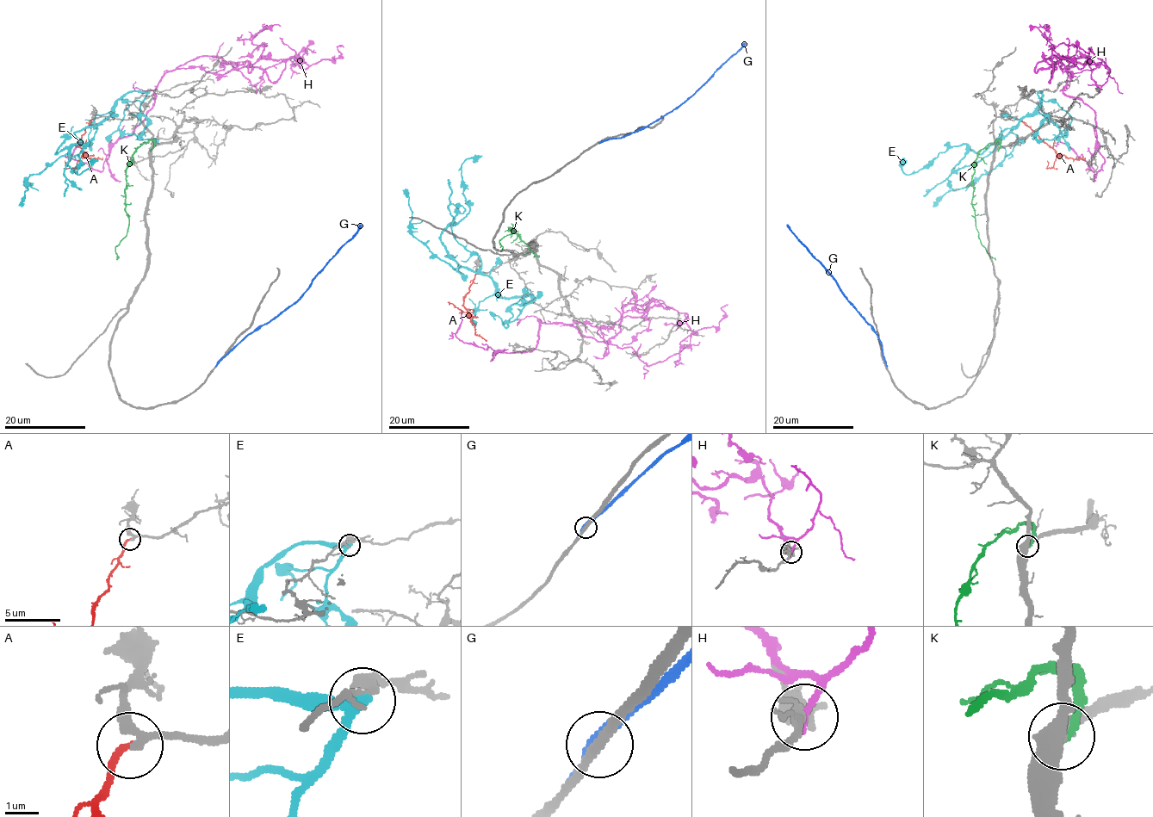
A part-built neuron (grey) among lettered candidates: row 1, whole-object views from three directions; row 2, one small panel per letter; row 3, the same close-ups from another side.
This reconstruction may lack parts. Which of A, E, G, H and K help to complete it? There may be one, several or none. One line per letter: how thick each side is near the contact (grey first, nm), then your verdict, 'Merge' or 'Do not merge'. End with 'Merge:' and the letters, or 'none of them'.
A: Thickness 240 nm (grey) against 190 nm. Merge
E: Thickness 140 nm (grey) against 320 nm. Do not merge
G: Thickness 300 nm (grey) against 320 nm. Do not merge
H: Thickness 300 nm (grey) against 260 nm. Do not merge
K: Thickness 360 nm (grey) against 320 nm. Do not merge
Merge: A

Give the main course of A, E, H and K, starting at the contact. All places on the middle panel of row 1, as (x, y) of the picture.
A: (477, 274), (464, 298), (463, 306), (474, 324), (475, 333), (486, 341)
E: (533, 294), (502, 298), (488, 276), (461, 266), (441, 240), (442, 233), (469, 212), (461, 164), (482, 155)
H: (640, 355), (539, 318), (538, 344), (530, 351), (485, 349), (455, 336), (461, 310)
K: (536, 255), (511, 228), (508, 230), (510, 228), (512, 232), (499, 241), (502, 247), (500, 251)

